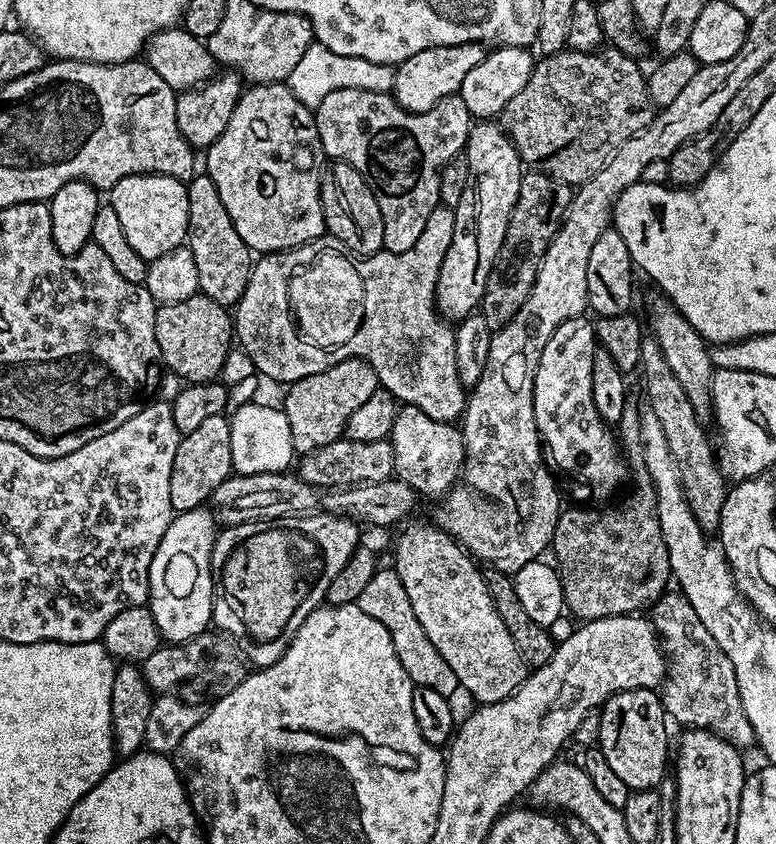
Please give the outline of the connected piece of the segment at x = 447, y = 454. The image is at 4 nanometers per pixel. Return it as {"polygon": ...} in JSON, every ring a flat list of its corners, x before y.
{"polygon":[[405,404,396,409,390,439,394,450,395,475,405,480,421,497,443,497,448,489,457,483,464,466,464,434,455,423,443,424,422,414,422,410,418,410,418,406]]}

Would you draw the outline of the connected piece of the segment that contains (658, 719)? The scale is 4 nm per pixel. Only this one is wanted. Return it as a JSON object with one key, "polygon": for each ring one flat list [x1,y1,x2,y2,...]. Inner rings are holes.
{"polygon":[[635,688,614,694,599,709,601,732,598,741,606,763,626,782,629,790,655,789,665,779,664,767,670,764,668,728,664,725,664,701,653,689]]}

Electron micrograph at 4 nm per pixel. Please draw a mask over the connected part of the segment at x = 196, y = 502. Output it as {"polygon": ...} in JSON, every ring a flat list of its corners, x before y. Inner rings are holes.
{"polygon":[[221,414,206,418,198,430,187,433,174,454,174,470,170,474,170,502,173,513,189,512,207,505,211,494,223,480,233,475,230,454,230,420]]}

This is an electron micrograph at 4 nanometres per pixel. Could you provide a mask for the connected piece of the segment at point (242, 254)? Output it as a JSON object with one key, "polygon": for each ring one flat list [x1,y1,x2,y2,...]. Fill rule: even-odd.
{"polygon":[[197,174,187,181,188,186,188,239,186,247,194,254,194,262,198,266,198,282,200,292,209,296,214,302,225,306,235,306,246,290,247,280,251,276,254,253,242,242,238,230,234,230,234,222,230,222,230,214,226,214,226,206,222,206,222,198,218,198,218,190,207,174]]}

